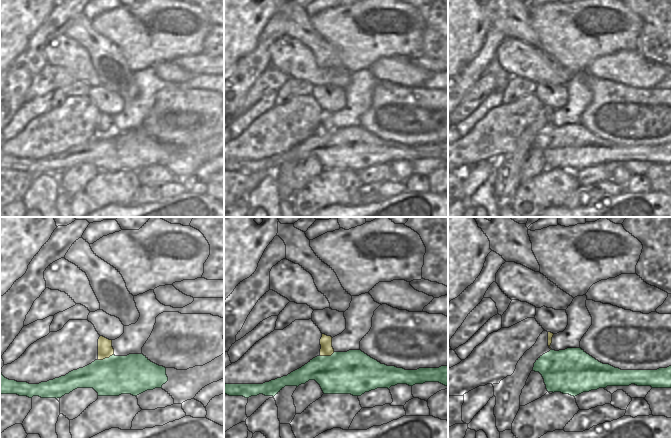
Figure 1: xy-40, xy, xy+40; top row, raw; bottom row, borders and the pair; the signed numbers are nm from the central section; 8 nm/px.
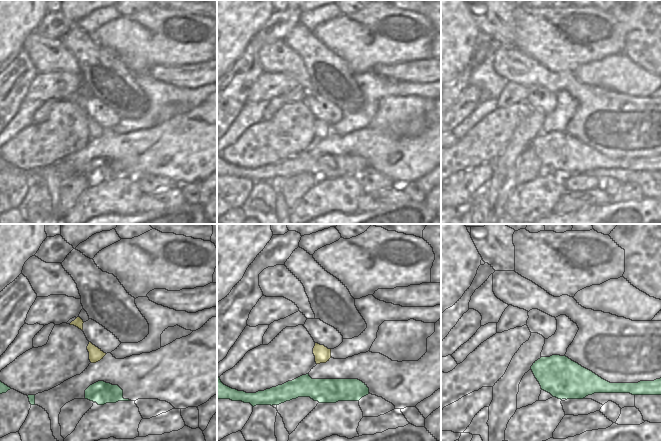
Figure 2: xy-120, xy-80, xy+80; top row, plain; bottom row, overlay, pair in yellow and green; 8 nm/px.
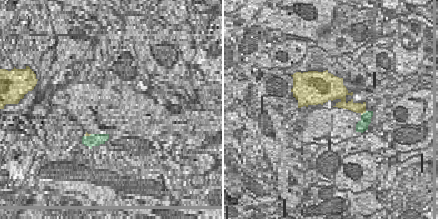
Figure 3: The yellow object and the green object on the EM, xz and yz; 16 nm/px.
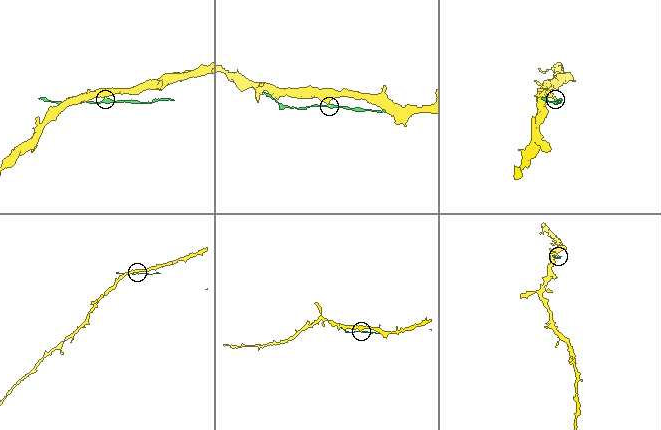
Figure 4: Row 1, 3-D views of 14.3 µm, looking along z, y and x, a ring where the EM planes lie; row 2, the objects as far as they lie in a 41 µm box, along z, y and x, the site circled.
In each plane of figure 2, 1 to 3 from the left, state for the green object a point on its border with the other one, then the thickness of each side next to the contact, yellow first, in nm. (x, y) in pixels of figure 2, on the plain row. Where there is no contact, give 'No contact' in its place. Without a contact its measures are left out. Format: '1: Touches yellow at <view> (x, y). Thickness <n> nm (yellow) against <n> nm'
1: No contact
2: No contact
3: No contact

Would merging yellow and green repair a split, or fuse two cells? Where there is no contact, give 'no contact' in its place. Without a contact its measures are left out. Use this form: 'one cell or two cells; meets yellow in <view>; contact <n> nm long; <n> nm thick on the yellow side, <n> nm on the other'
two cells; meets yellow in xy-40; contact 140 nm long; 120 nm thick on the yellow side, 320 nm on the other

